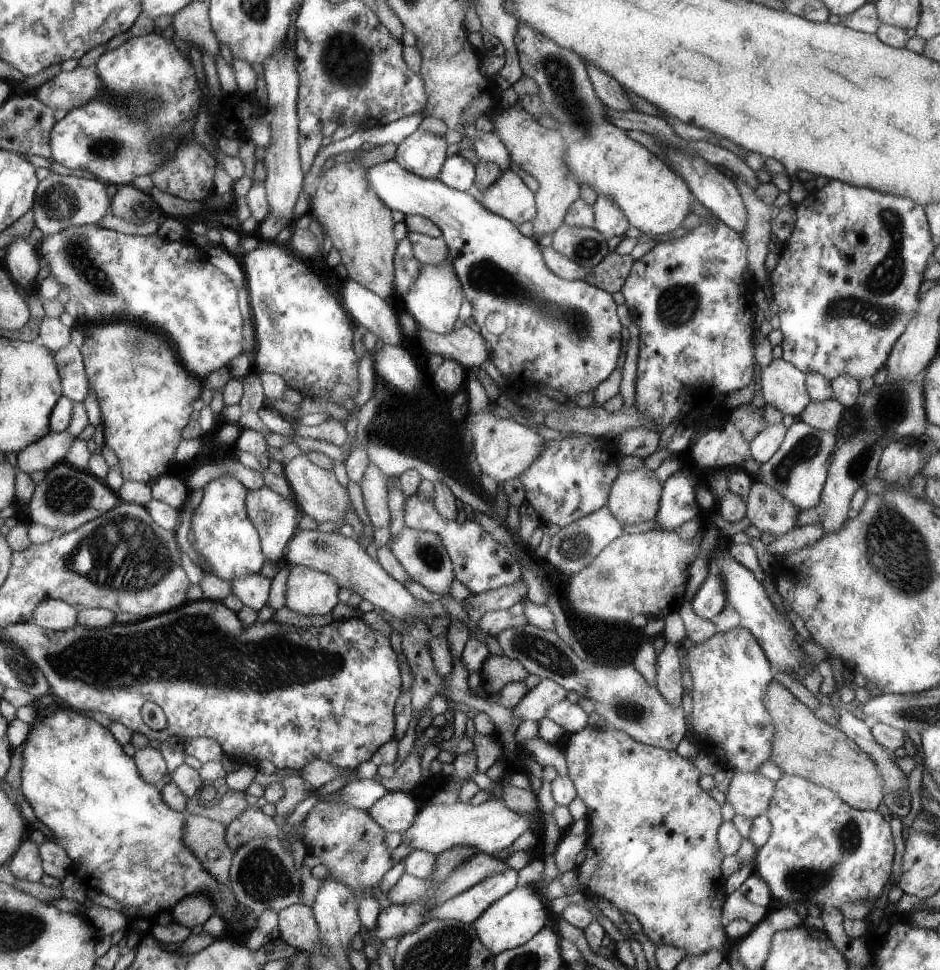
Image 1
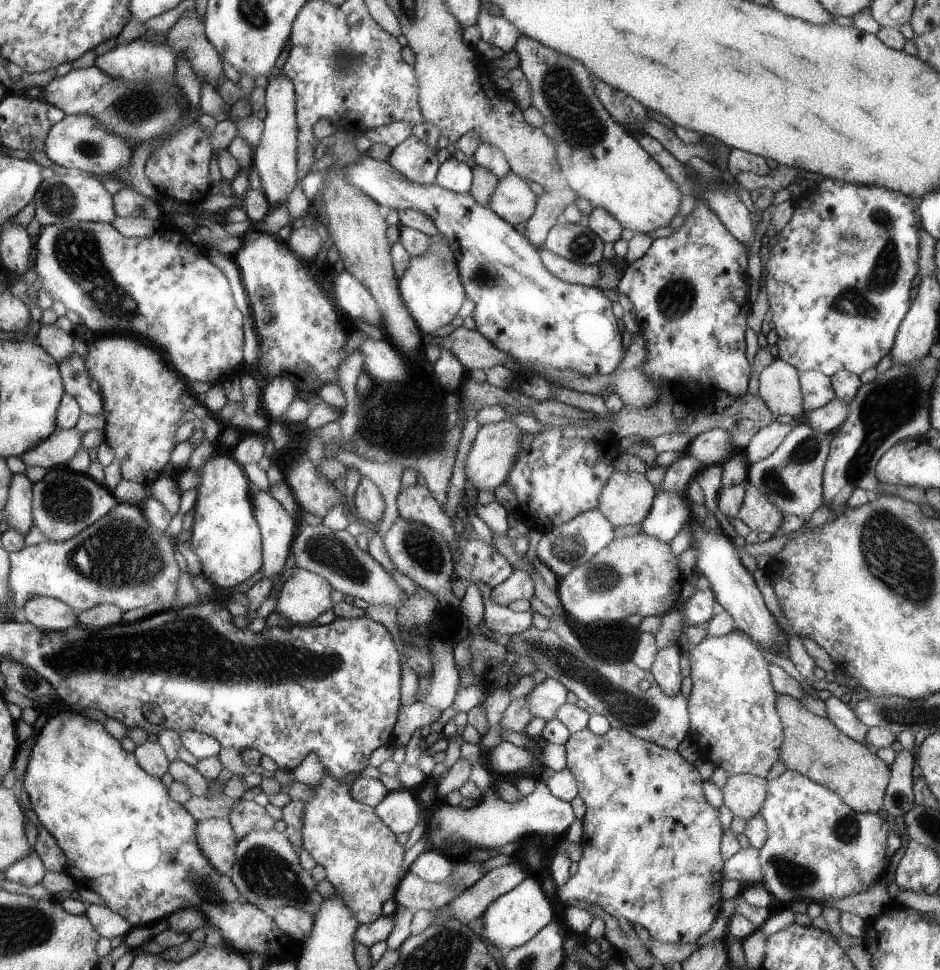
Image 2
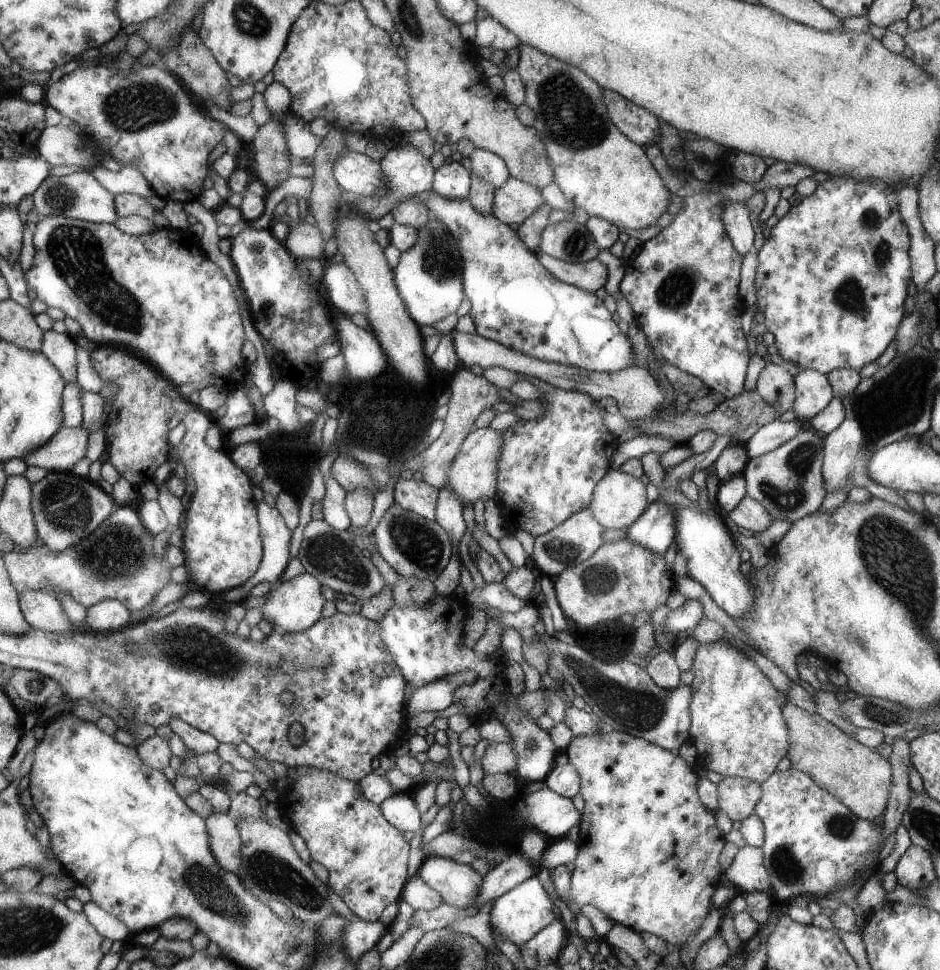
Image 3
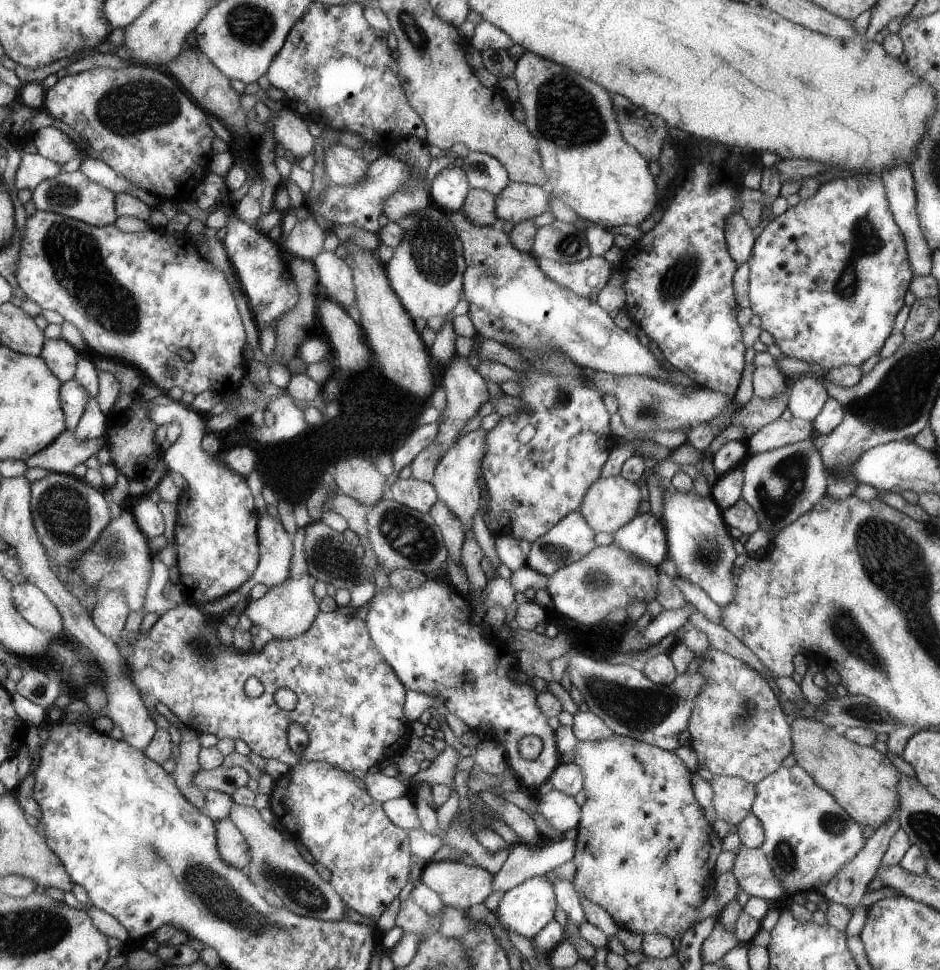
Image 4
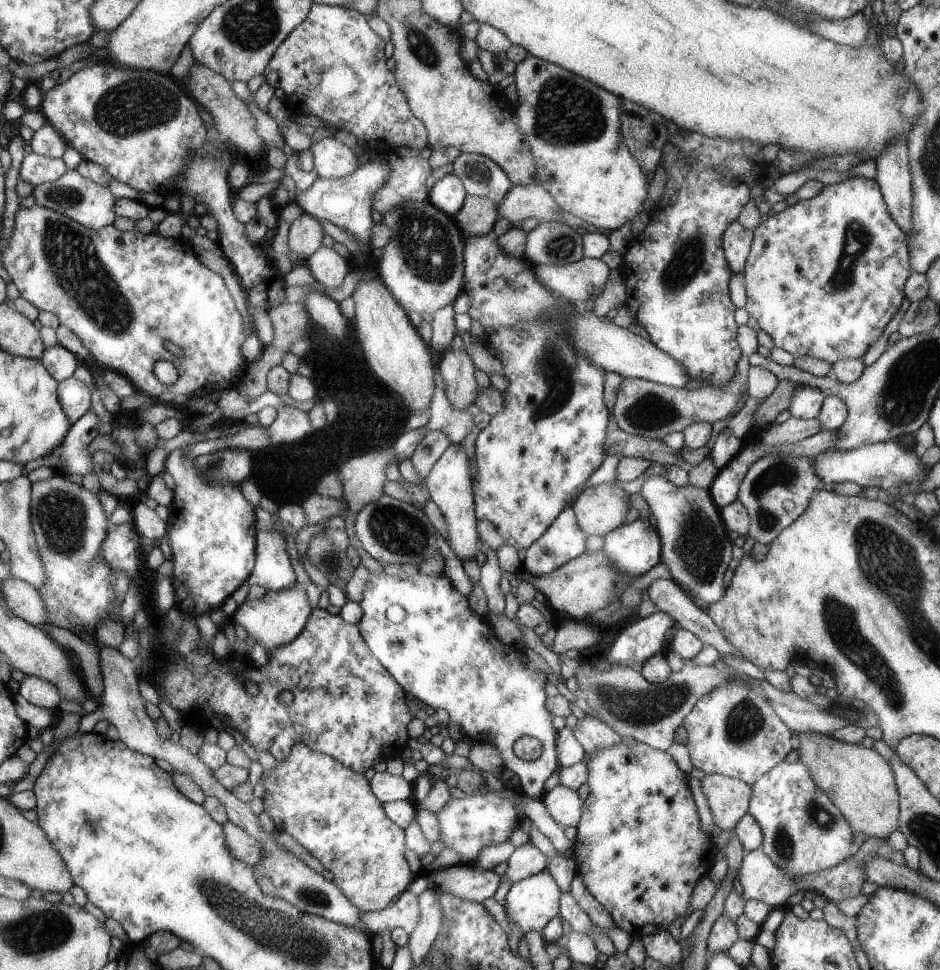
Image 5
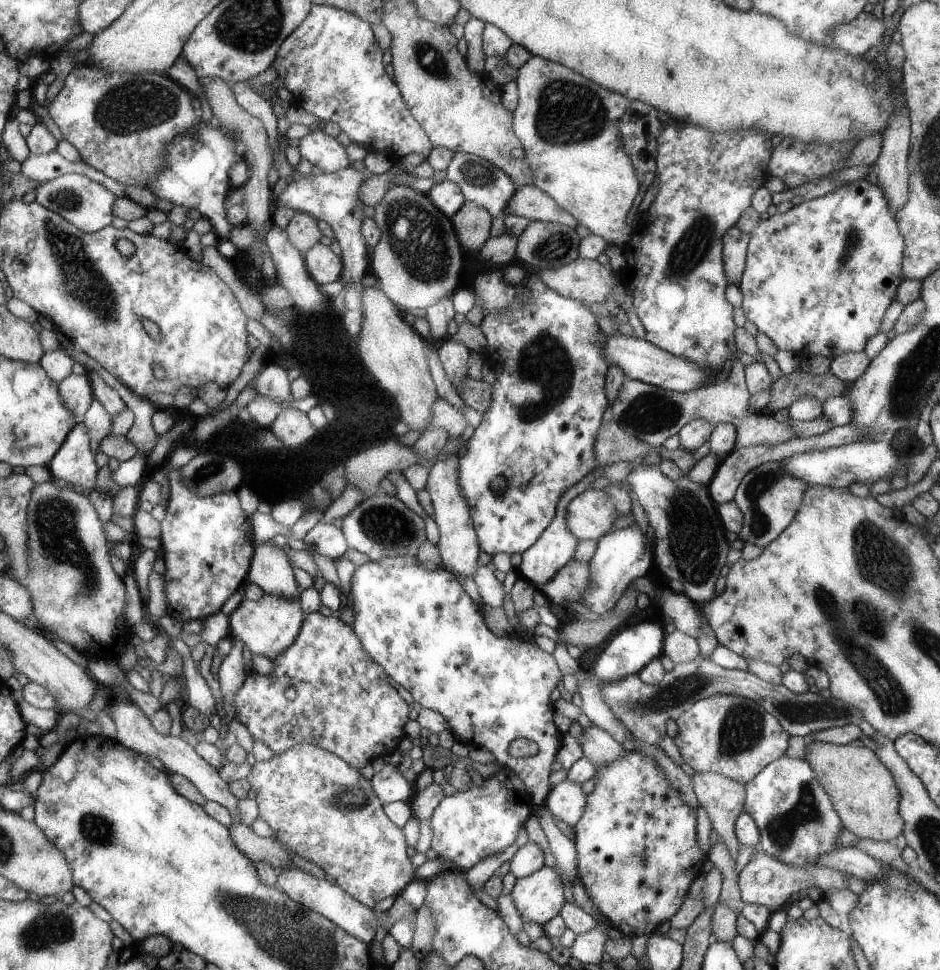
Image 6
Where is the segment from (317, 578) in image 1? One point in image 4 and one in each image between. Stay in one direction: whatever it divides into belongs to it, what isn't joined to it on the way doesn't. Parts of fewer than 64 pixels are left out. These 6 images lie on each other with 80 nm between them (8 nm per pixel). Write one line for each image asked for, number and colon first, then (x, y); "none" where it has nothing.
2: (304, 596)
3: (295, 605)
4: (288, 610)

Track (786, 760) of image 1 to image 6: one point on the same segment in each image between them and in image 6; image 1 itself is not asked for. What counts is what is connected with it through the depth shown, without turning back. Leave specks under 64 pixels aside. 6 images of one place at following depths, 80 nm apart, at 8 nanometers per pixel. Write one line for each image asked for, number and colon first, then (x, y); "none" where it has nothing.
2: (813, 746)
3: (858, 776)
4: (864, 781)
5: (860, 783)
6: (862, 791)

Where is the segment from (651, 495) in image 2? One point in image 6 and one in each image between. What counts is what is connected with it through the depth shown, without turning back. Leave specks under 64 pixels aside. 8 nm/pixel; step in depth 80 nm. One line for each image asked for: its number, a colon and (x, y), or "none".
3: (619, 500)
4: (612, 502)
5: (600, 509)
6: (590, 515)

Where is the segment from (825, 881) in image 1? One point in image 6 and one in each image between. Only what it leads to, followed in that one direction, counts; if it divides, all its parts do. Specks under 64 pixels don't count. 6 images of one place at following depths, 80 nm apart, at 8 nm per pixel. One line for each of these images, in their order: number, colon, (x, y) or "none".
2: (818, 849)
3: (814, 845)
4: (809, 837)
5: (803, 832)
6: (797, 822)

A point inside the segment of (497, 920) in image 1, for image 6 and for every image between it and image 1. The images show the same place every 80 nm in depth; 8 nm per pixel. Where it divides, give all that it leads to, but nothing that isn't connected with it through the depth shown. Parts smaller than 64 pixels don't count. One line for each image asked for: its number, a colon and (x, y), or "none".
2: (513, 919)
3: (518, 915)
4: (526, 909)
5: (531, 904)
6: (538, 897)

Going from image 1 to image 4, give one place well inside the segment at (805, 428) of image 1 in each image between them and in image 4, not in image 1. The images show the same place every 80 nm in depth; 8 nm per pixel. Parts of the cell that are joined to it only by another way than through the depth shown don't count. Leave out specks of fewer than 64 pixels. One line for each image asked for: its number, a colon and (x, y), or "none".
2: (792, 476)
3: (788, 482)
4: (782, 484)

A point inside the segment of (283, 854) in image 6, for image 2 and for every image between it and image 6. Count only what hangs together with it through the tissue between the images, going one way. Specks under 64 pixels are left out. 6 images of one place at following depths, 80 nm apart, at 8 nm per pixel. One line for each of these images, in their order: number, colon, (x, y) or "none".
2: (215, 837)
3: (224, 840)
4: (232, 848)
5: (242, 846)

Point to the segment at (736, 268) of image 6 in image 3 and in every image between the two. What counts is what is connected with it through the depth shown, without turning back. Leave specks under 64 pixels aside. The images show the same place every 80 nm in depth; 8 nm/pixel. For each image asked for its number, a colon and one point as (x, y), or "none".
3: (738, 225)
4: (740, 240)
5: (738, 240)

